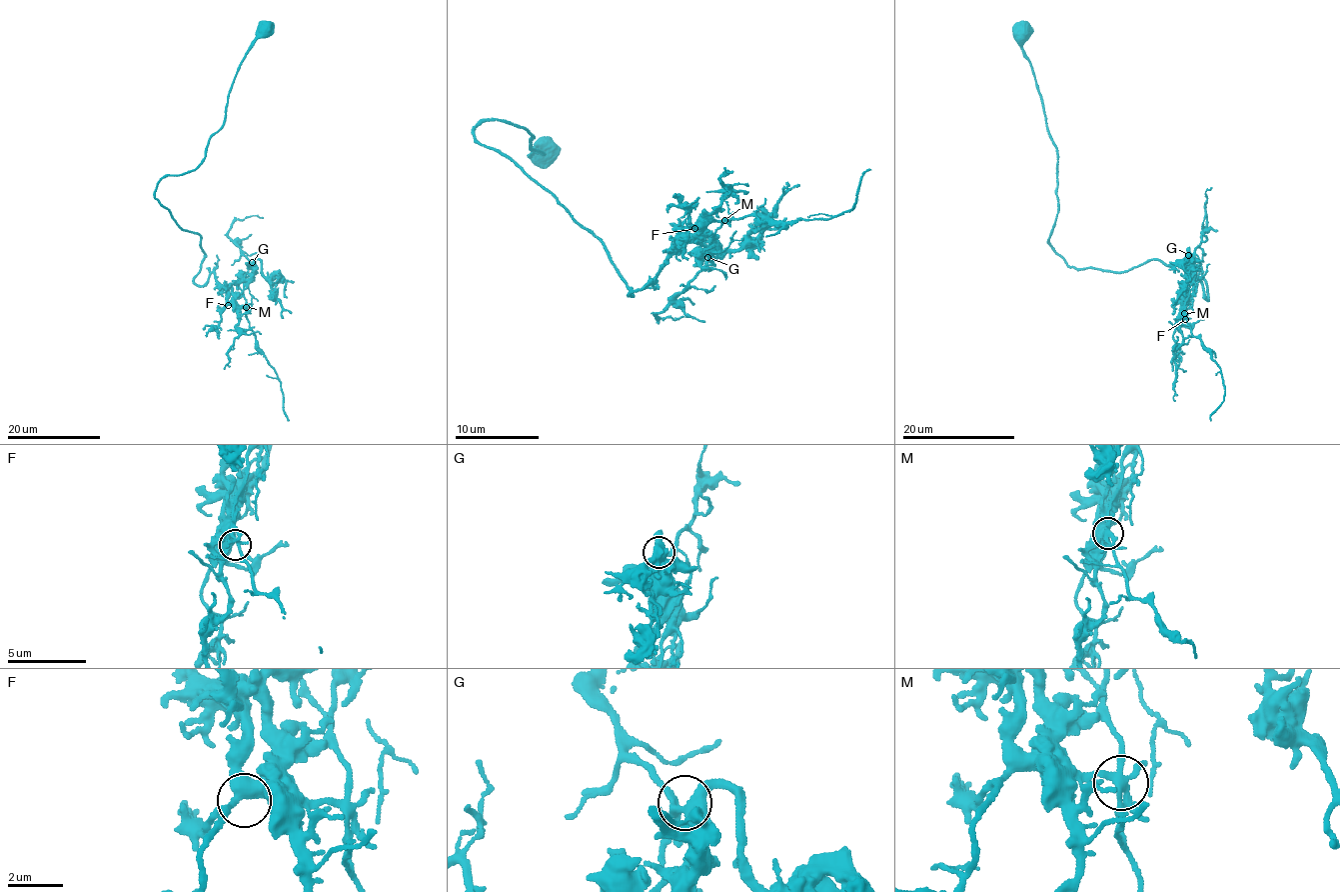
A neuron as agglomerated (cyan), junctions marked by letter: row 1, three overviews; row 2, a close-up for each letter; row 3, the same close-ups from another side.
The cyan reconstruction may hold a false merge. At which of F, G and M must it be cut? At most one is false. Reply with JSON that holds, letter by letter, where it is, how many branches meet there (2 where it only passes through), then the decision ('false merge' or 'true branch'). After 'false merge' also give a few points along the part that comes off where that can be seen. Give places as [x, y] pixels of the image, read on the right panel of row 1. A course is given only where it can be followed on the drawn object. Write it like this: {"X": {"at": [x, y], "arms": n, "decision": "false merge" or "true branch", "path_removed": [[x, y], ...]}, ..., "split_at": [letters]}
{"F": {"at": [1185, 319], "arms": 3, "decision": "true branch"}, "G": {"at": [1188, 255], "arms": 4, "decision": "true branch"}, "M": {"at": [1184, 313], "arms": 6, "decision": "true branch"}, "split_at": []}

